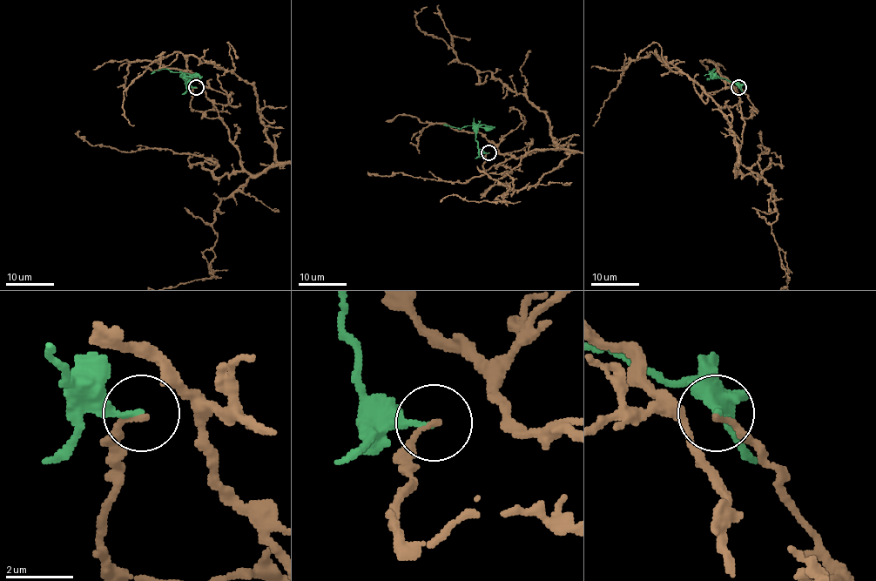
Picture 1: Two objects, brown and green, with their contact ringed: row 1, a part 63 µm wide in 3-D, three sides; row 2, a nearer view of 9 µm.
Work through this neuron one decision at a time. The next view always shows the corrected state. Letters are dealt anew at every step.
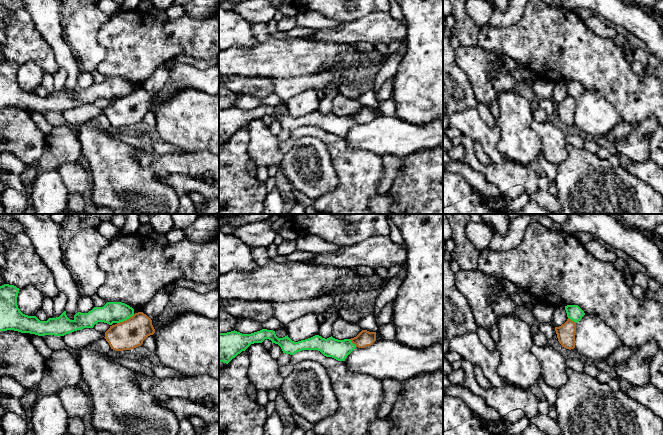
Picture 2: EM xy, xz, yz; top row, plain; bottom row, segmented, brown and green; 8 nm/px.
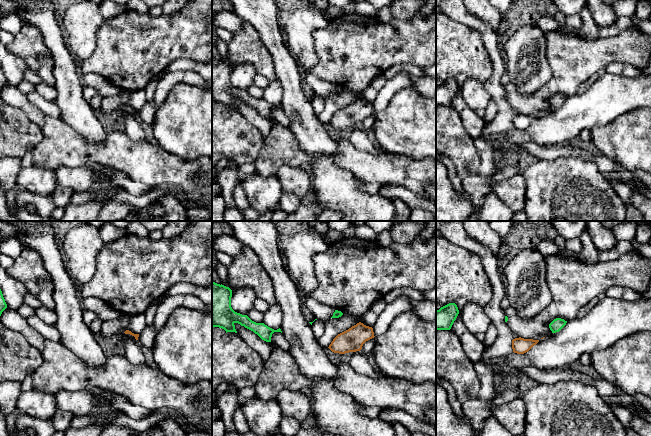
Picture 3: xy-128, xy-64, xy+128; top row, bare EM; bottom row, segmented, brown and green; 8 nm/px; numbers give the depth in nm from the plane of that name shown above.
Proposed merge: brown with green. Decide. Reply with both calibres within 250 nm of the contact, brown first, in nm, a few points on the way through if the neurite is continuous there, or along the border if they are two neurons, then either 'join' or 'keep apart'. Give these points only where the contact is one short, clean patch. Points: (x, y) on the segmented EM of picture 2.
240/180 nm | along xy (134, 314), (117, 323) | keep apart

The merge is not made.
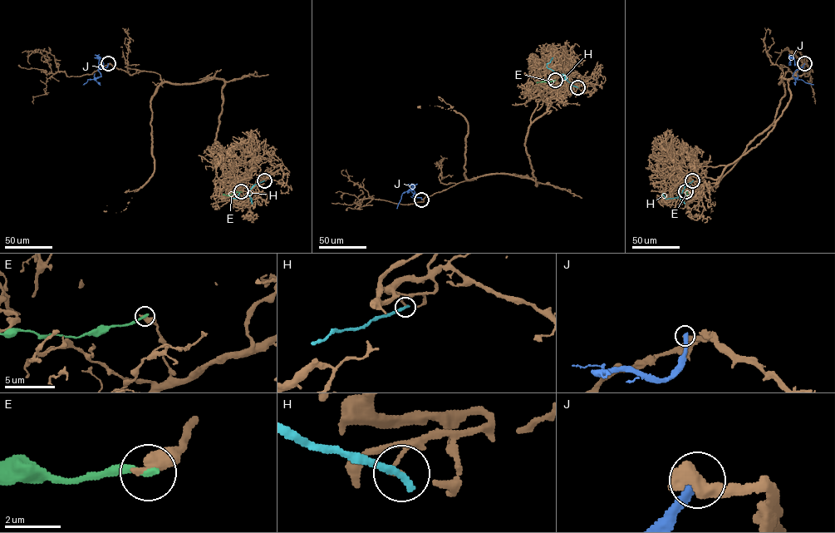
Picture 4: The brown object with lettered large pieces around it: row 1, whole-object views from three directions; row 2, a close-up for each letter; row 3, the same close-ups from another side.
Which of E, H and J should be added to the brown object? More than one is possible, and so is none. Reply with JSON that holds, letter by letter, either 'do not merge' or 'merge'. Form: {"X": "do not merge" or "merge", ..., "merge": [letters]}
{"E": "do not merge", "H": "do not merge", "J": "do not merge", "merge": []}

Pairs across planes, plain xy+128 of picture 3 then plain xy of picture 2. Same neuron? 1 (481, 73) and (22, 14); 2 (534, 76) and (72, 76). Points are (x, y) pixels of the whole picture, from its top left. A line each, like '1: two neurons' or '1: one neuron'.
1: one neuron
2: two neurons

